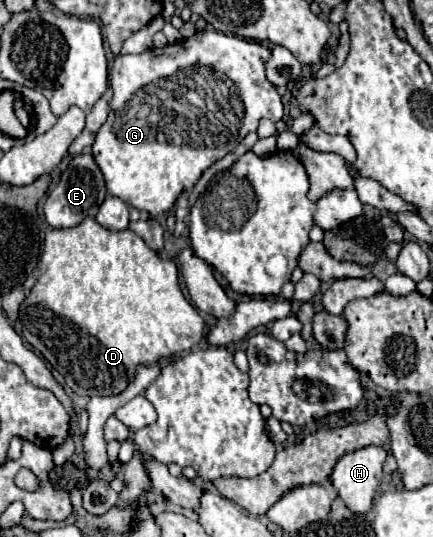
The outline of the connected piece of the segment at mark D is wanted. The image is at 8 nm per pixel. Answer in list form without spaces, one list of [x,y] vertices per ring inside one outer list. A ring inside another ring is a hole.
[[[85,218],[81,224],[73,226],[73,228],[49,228],[45,234],[45,246],[43,246],[43,254],[41,254],[41,276],[35,282],[31,294],[23,300],[21,308],[19,308],[19,320],[23,322],[23,338],[43,354],[43,358],[65,378],[65,390],[77,396],[113,396],[119,394],[127,388],[129,380],[135,374],[135,368],[139,364],[153,364],[159,358],[167,358],[171,354],[177,352],[187,352],[191,350],[195,344],[199,344],[205,336],[205,322],[203,318],[197,314],[197,310],[187,302],[187,298],[183,296],[181,288],[179,288],[179,274],[177,274],[177,266],[171,260],[163,260],[159,254],[155,254],[135,232],[131,230],[121,230],[121,232],[111,232],[103,226],[99,226],[95,222],[95,218]],[[57,316],[59,318],[67,318],[71,320],[75,326],[57,326]]]

